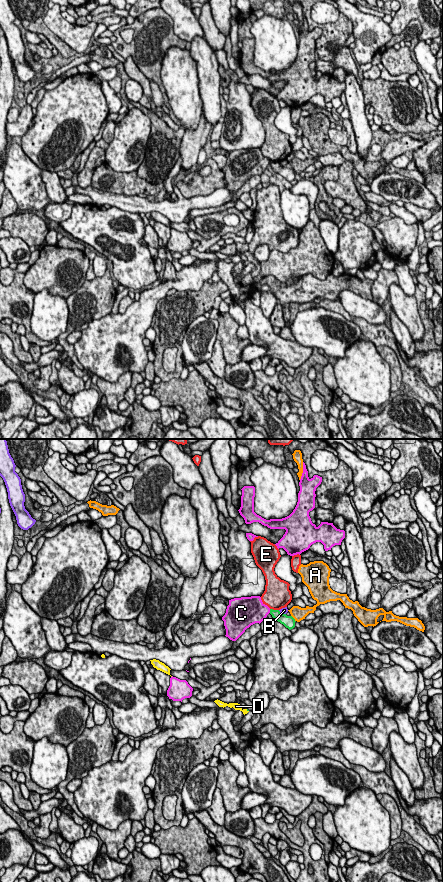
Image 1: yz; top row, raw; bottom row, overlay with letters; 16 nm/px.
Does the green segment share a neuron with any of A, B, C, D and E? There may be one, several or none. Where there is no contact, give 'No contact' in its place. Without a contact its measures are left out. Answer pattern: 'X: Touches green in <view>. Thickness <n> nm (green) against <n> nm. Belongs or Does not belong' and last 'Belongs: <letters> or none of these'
A: Touches green in yz. Thickness 190 nm (green) against 220 nm. Does not belong
B: Touches green in yz. Thickness 190 nm (green) against 100 nm. Does not belong
C: Touches green in yz. Thickness 160 nm (green) against 360 nm. Does not belong
D: Touches green in yz. Thickness 30 nm (green) against 120 nm. Belongs
E: Touches green in yz. Thickness 160 nm (green) against 420 nm. Does not belong
Belongs: D

